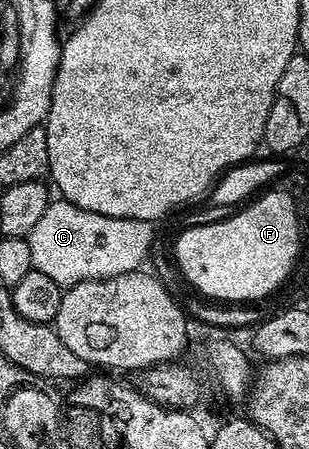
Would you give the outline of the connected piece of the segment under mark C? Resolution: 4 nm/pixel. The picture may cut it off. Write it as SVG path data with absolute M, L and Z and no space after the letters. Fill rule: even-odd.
M52 200L26 239L32 267L66 288L140 269L143 261L148 261L151 246L157 241L155 228L145 220L101 216L97 212L85 212L85 208L77 208L72 202Z

